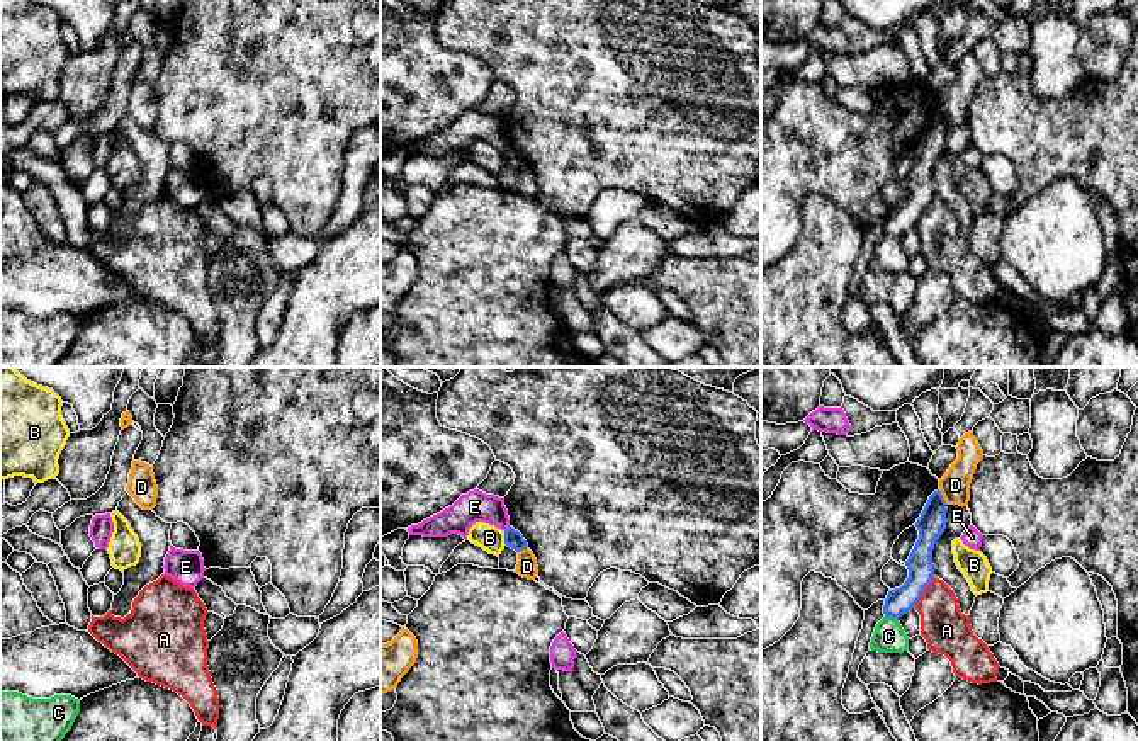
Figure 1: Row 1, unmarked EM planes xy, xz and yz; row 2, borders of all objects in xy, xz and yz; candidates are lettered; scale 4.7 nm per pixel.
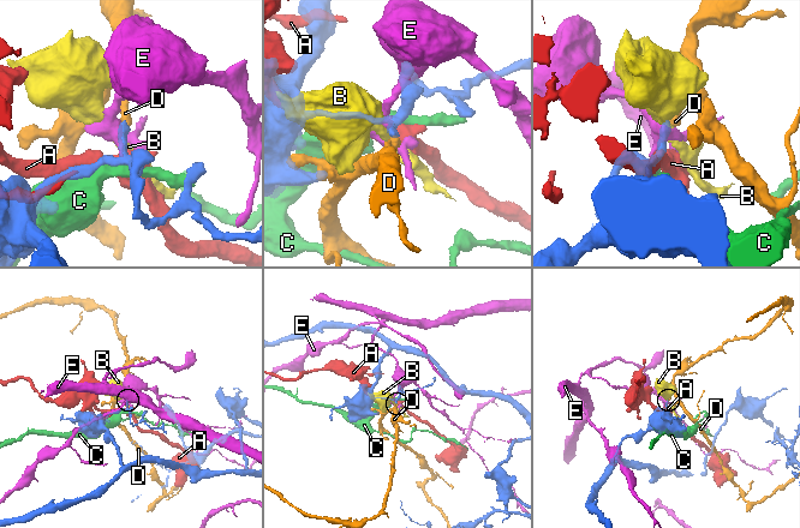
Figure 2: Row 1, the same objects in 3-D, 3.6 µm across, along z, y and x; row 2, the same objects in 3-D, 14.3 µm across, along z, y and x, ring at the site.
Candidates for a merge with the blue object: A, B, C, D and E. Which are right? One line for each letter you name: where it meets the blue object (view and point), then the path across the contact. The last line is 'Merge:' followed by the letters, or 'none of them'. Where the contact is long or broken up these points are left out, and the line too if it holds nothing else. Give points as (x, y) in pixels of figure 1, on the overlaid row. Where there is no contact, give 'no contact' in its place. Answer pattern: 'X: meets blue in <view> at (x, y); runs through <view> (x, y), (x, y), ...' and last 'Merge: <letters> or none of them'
Merge: none of them

